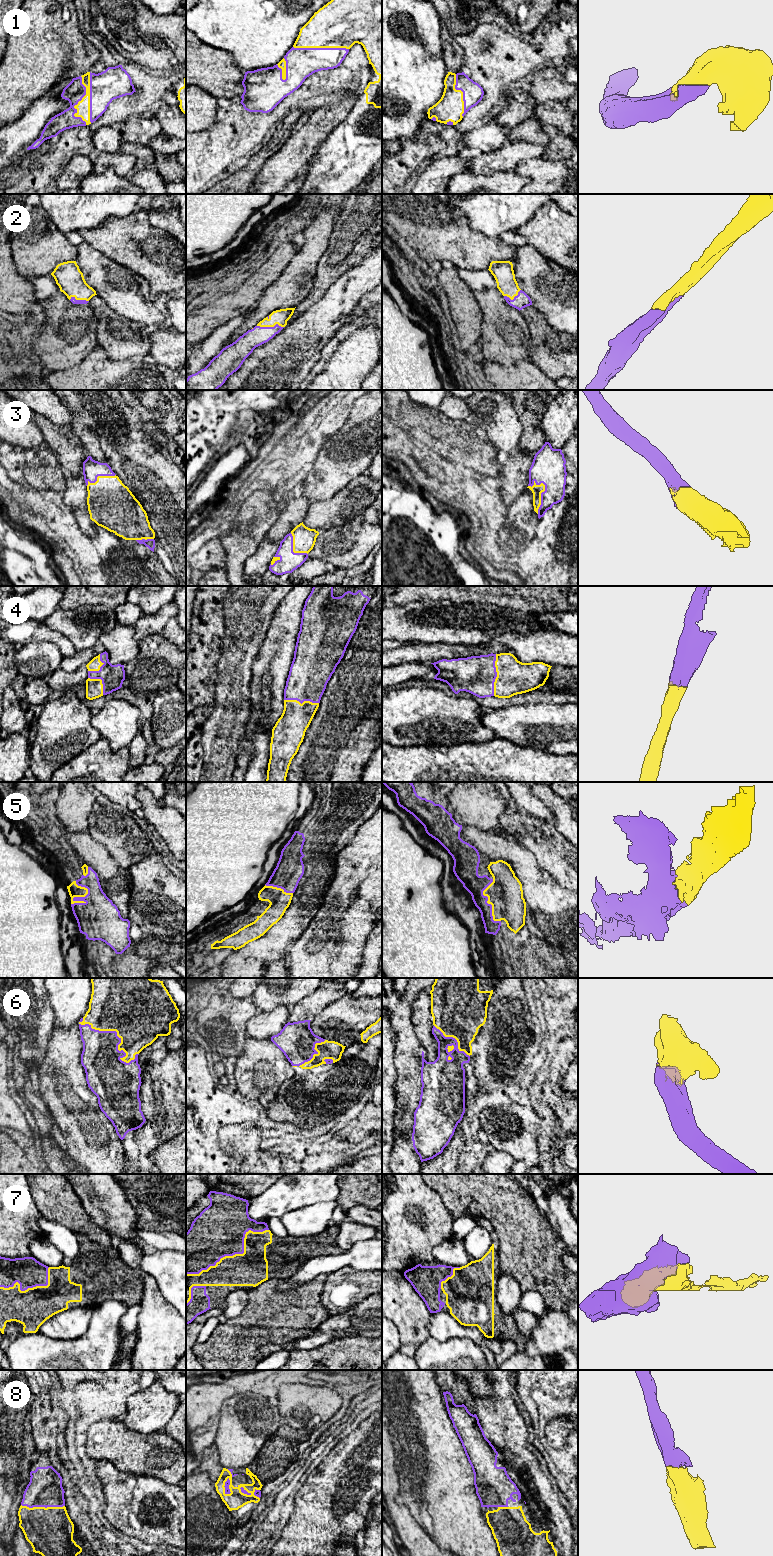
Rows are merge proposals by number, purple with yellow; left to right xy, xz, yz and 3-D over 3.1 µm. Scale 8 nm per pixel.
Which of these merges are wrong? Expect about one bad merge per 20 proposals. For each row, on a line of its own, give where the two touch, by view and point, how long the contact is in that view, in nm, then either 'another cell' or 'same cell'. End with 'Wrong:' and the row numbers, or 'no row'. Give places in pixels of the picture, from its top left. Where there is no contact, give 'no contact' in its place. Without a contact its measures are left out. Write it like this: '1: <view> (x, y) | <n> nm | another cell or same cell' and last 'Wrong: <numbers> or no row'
1: xy (78, 101) | 400 nm | same cell
2: xz (270, 327) | 220 nm | same cell
3: yz (541, 494) | 280 nm | same cell
4: yz (496, 675) | 340 nm | same cell
5: xy (82, 897) | 200 nm | same cell
6: xy (119, 1038) | 550 nm | same cell
7: xz (235, 1253) | 750 nm | same cell
8: xy (43, 1506) | 360 nm | same cell
Wrong: no row

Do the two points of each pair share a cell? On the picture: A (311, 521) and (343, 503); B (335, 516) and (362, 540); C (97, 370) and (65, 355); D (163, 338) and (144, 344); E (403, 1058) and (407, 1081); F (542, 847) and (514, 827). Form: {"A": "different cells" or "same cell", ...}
{"A": "same cell", "B": "different cells", "C": "different cells", "D": "different cells", "E": "same cell", "F": "same cell"}

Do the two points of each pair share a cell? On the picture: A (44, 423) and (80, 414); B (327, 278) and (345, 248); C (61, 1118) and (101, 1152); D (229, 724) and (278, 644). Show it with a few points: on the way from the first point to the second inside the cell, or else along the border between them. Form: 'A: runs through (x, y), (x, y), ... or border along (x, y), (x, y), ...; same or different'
A: border along (69, 427), (84, 446); different
B: runs through (327, 271), (342, 255); same
C: runs through (72, 1124), (93, 1144); same
D: border along (254, 665), (251, 679), (251, 712); different

